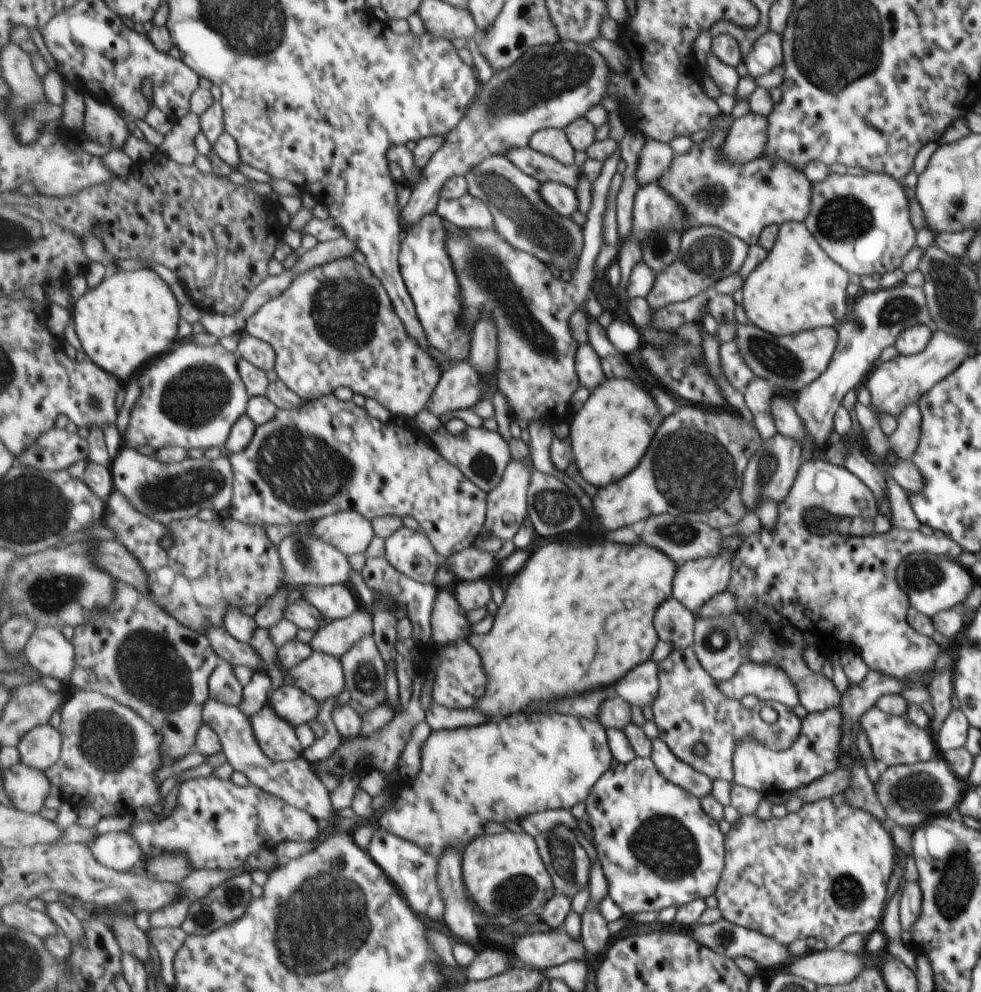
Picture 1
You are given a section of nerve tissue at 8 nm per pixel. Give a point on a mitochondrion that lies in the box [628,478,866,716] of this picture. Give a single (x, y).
(665, 532)

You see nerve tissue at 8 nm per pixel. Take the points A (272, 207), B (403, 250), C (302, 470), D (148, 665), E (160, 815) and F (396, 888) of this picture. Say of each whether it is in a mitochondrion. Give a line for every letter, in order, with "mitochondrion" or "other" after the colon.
A: other
B: other
C: mitochondrion
D: mitochondrion
E: other
F: other

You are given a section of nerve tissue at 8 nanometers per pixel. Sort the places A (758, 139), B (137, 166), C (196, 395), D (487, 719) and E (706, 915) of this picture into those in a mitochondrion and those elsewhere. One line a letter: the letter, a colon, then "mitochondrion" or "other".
A: other
B: other
C: mitochondrion
D: other
E: other

